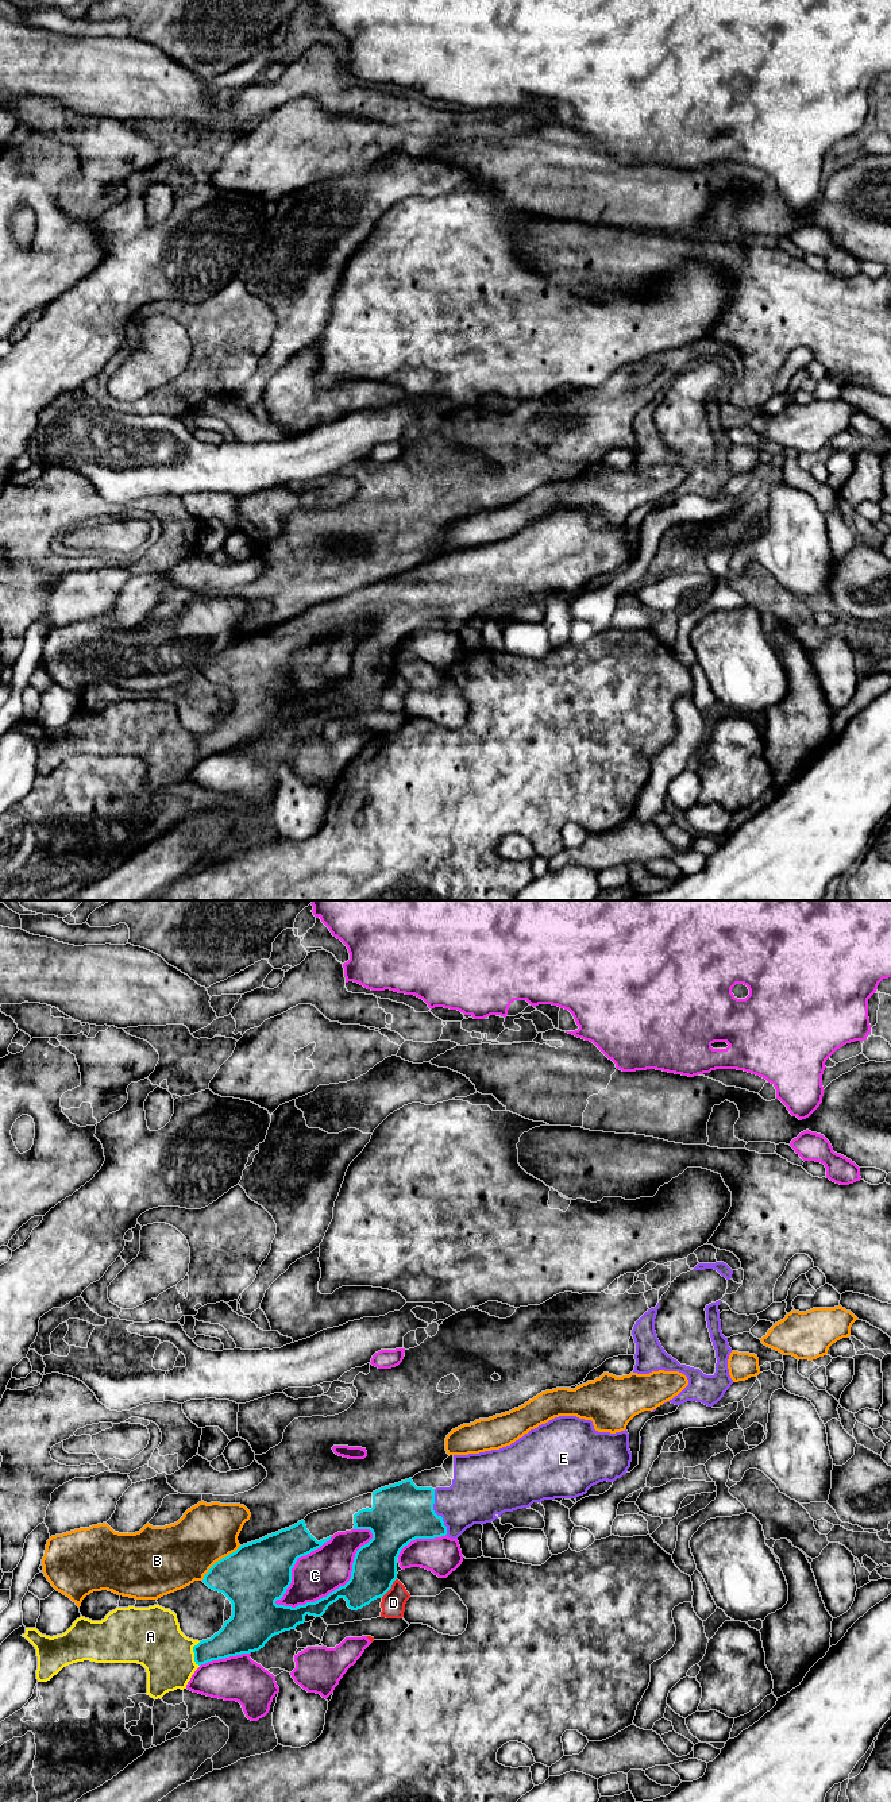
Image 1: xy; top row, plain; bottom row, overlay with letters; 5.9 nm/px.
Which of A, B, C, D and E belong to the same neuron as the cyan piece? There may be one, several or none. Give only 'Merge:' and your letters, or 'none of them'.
Merge: A, E

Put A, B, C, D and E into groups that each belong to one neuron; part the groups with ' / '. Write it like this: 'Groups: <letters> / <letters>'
Groups: A E / B / C / D

